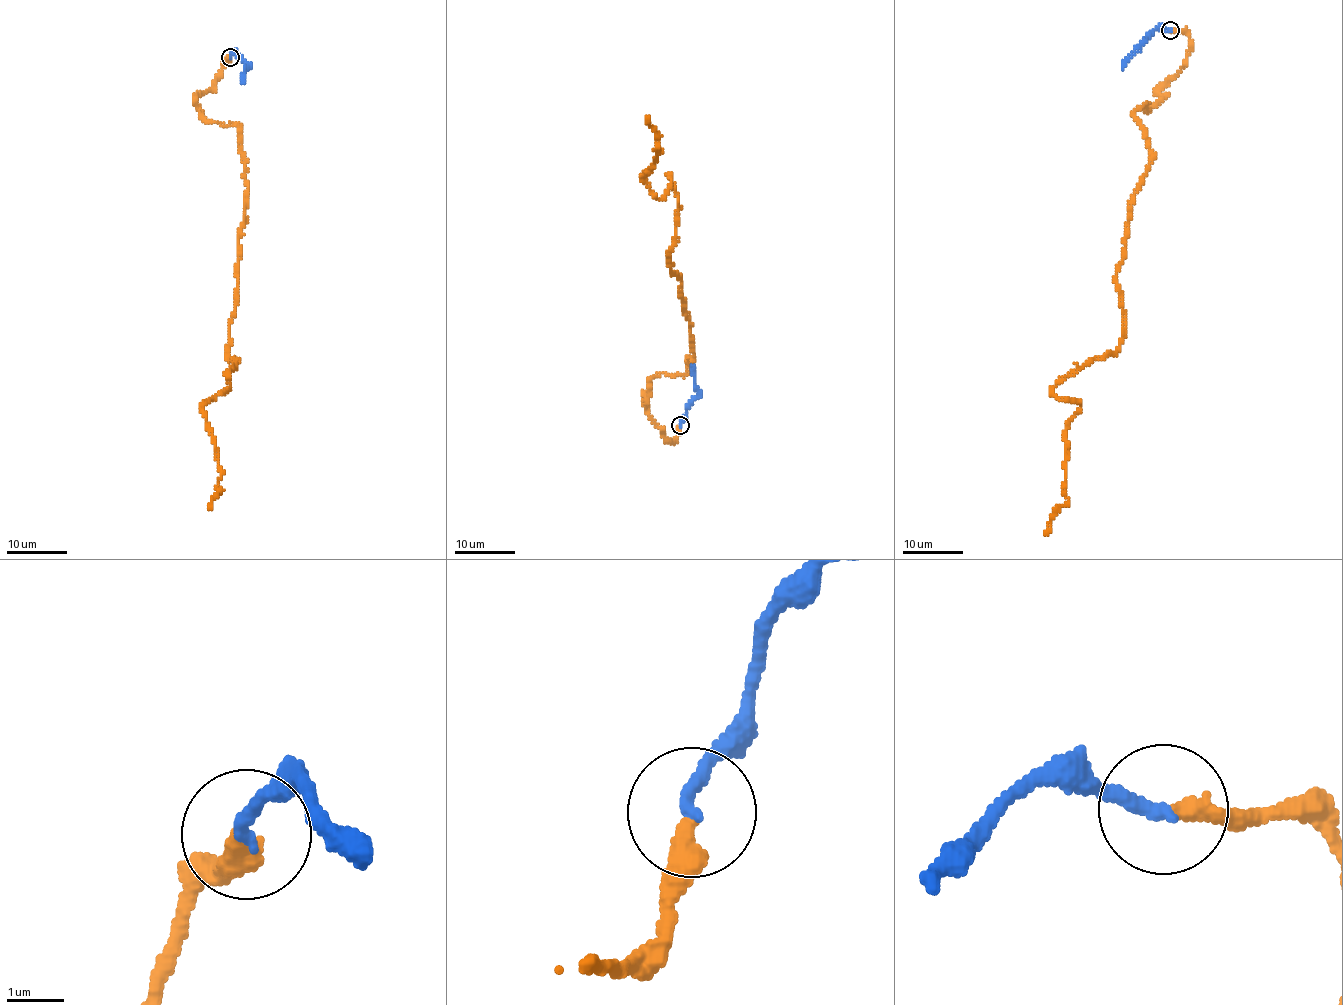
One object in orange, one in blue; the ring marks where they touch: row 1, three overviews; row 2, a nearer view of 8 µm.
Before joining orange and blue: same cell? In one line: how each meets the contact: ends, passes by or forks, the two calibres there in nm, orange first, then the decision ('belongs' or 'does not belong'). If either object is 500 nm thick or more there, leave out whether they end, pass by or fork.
orange ends; blue ends; calibres 360 and 240 nm; belongs

